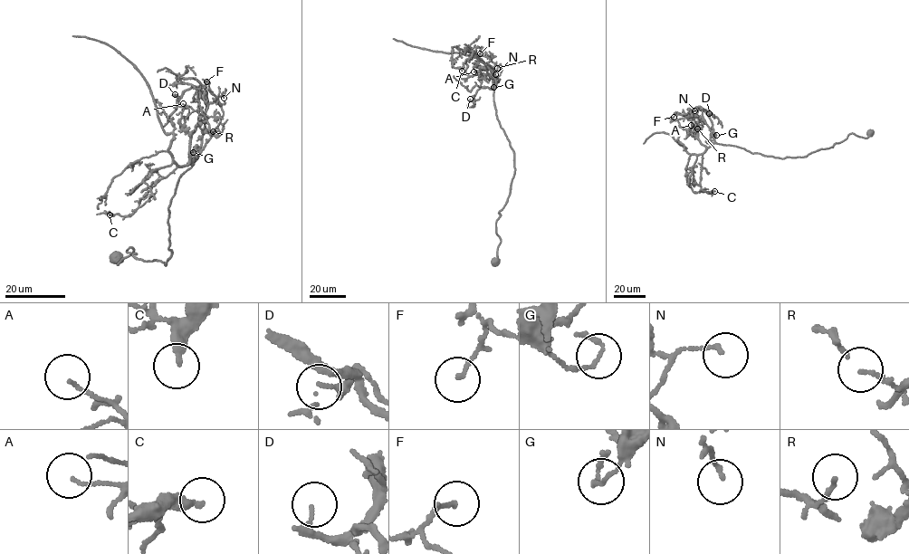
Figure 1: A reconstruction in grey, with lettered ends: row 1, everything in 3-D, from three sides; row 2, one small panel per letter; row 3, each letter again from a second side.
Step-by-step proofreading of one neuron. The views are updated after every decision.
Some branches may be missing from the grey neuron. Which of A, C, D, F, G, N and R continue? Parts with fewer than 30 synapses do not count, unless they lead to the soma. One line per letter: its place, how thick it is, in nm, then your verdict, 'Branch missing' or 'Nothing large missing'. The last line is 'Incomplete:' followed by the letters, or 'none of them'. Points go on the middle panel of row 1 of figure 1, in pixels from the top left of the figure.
A: Place: (473, 71). Thickness 90 nm. Nothing large missing
C: Place: (462, 71). Thickness 260 nm. Nothing large missing
D: Place: (470, 99). Thickness 200 nm. Branch missing
F: Place: (480, 53). Thickness 130 nm. Nothing large missing
G: Place: (493, 87). Thickness 100 nm. Nothing large missing
N: Place: (495, 74). Thickness 110 nm. Nothing large missing
R: Place: (497, 68). Thickness 110 nm. Nothing large missing
Incomplete: D

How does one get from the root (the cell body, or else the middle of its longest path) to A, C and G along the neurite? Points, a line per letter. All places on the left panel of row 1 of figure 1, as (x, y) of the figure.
A: (116, 255), (118, 264), (131, 247), (132, 255), (165, 264), (173, 253), (168, 207), (193, 165), (183, 103)
C: (116, 255), (118, 264), (131, 247), (166, 264), (168, 207), (193, 165), (161, 178), (130, 216), (110, 214)
G: (116, 255), (118, 264), (131, 247), (132, 255), (166, 264), (173, 253), (168, 207), (198, 148), (193, 152)

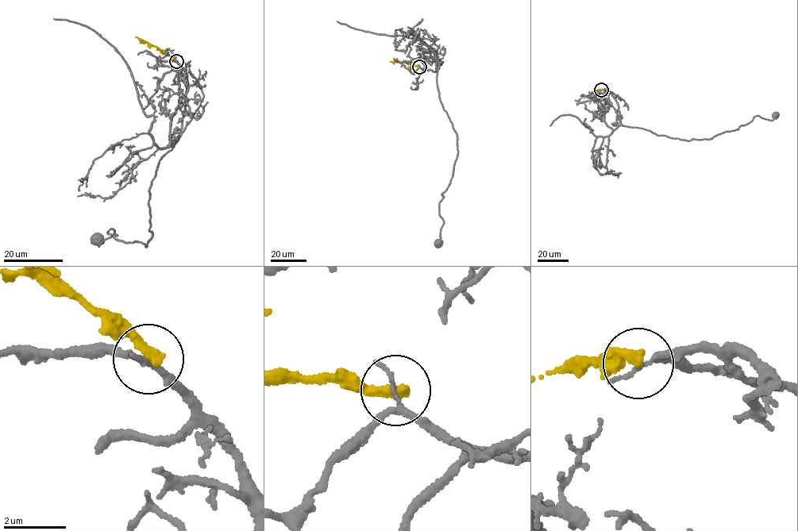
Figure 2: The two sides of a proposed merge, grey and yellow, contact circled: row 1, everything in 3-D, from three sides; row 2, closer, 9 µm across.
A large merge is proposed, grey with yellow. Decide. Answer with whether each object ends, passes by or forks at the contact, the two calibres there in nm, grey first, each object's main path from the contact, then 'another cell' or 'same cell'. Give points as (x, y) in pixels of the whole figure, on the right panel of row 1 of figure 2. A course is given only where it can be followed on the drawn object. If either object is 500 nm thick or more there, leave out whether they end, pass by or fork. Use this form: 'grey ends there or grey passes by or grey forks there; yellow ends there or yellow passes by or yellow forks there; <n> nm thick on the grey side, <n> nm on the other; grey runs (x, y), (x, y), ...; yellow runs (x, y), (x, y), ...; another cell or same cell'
grey passes by; yellow ends there; 180 nm thick on the grey side, 360 nm on the other; grey runs (601, 90), (617, 102), (622, 125), (684, 140), (711, 139), (756, 116), (772, 120), (775, 114); yellow runs (601, 90), (589, 94); another cell

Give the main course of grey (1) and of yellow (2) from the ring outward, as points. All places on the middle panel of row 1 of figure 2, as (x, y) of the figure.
1: (419, 67), (433, 71), (440, 64), (441, 102), (456, 134), (452, 175), (439, 202), (444, 223), (437, 243)
2: (419, 67), (390, 61)

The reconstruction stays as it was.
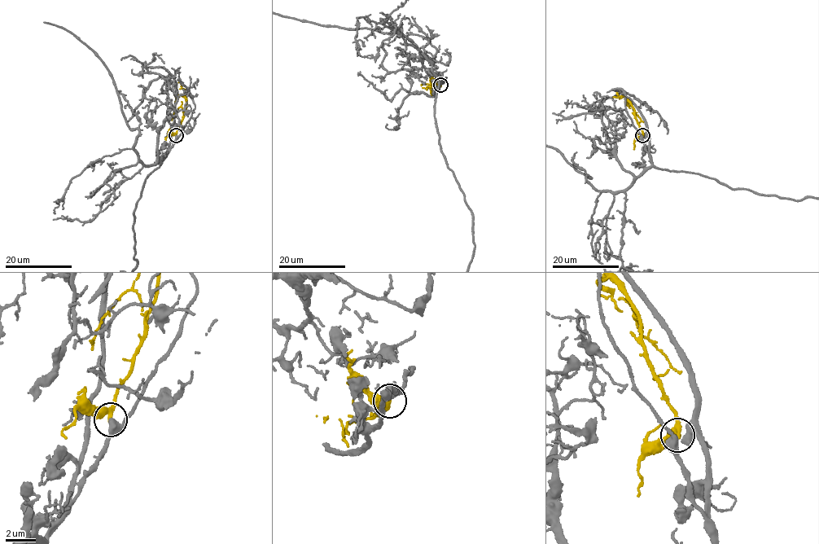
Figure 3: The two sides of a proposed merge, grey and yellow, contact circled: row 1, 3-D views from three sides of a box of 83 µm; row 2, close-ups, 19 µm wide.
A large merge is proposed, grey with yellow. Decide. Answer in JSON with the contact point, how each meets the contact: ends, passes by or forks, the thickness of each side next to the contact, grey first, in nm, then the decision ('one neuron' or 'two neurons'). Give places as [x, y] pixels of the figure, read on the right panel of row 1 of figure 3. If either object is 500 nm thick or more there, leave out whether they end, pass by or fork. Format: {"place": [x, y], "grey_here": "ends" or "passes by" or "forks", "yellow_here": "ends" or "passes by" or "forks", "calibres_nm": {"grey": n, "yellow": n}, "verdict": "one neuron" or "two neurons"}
{"place": [642, 135], "grey_here": "passes by", "yellow_here": "passes by", "calibres_nm": {"grey": 360, "yellow": 220}, "verdict": "one neuron"}

